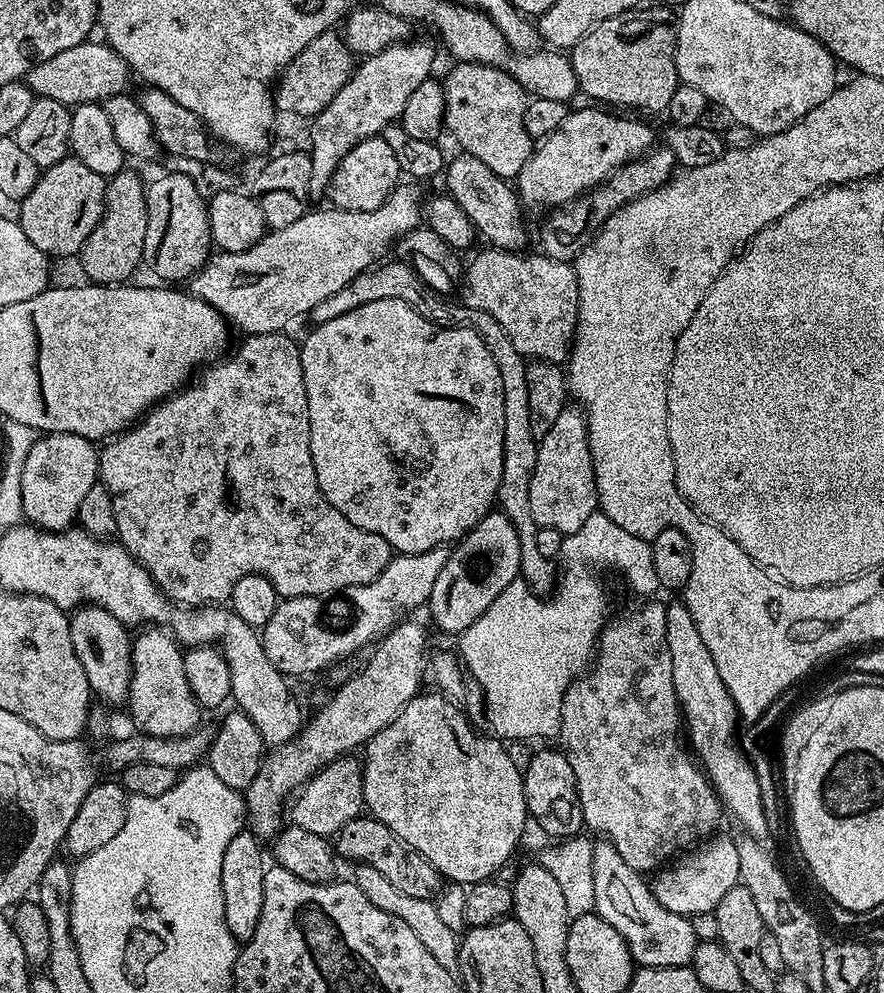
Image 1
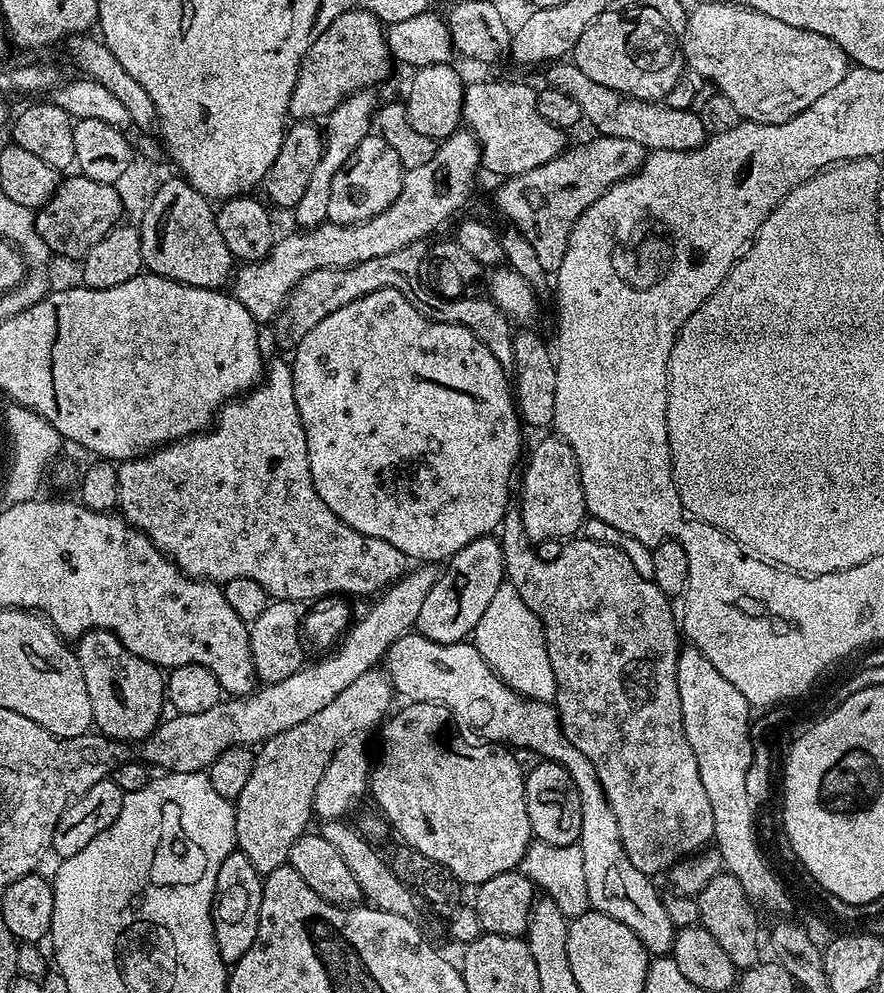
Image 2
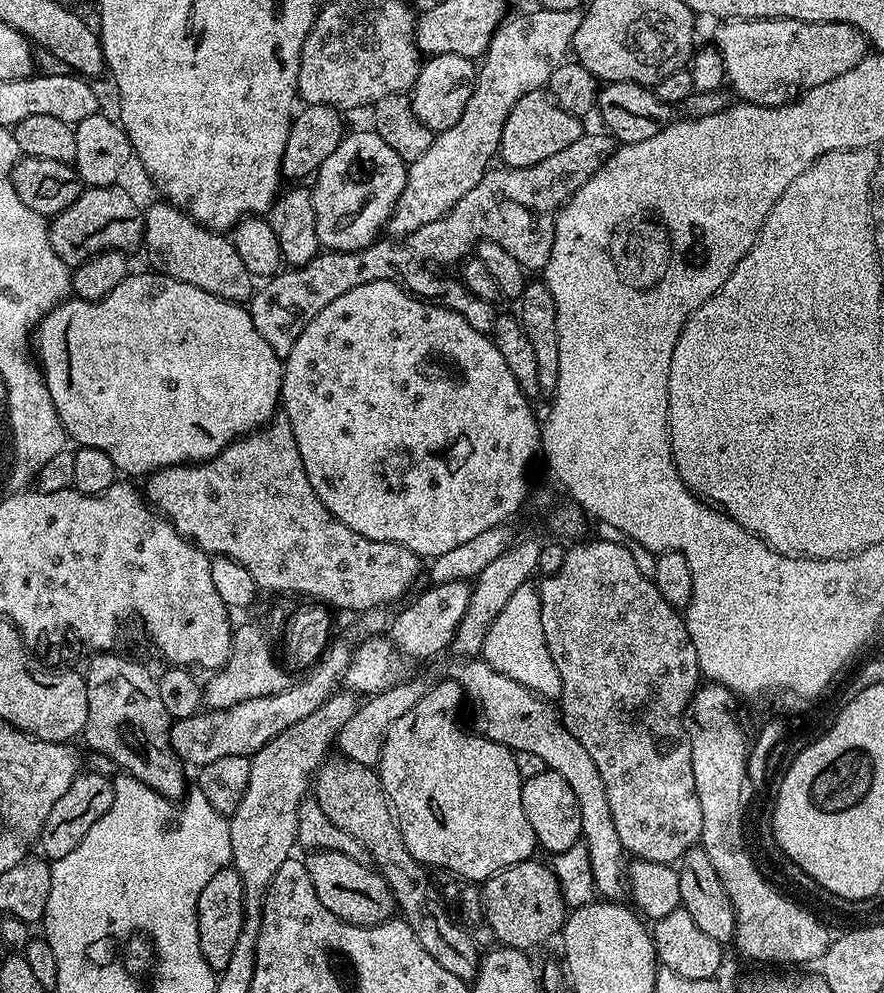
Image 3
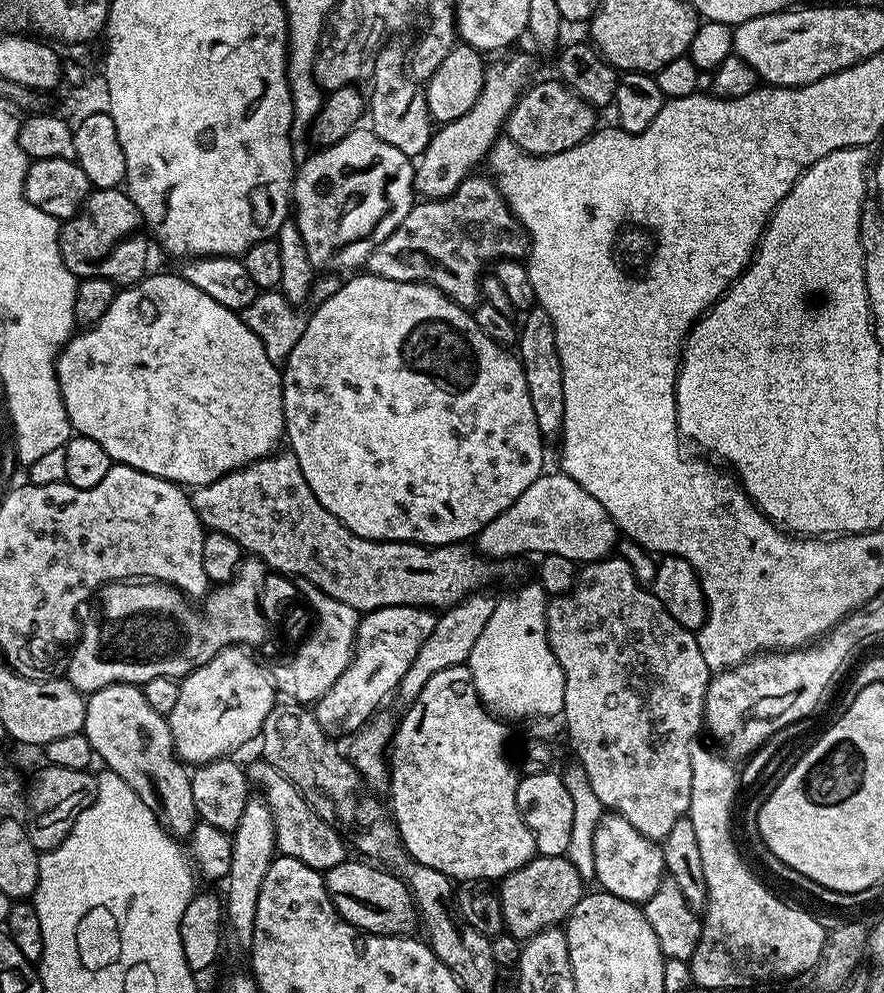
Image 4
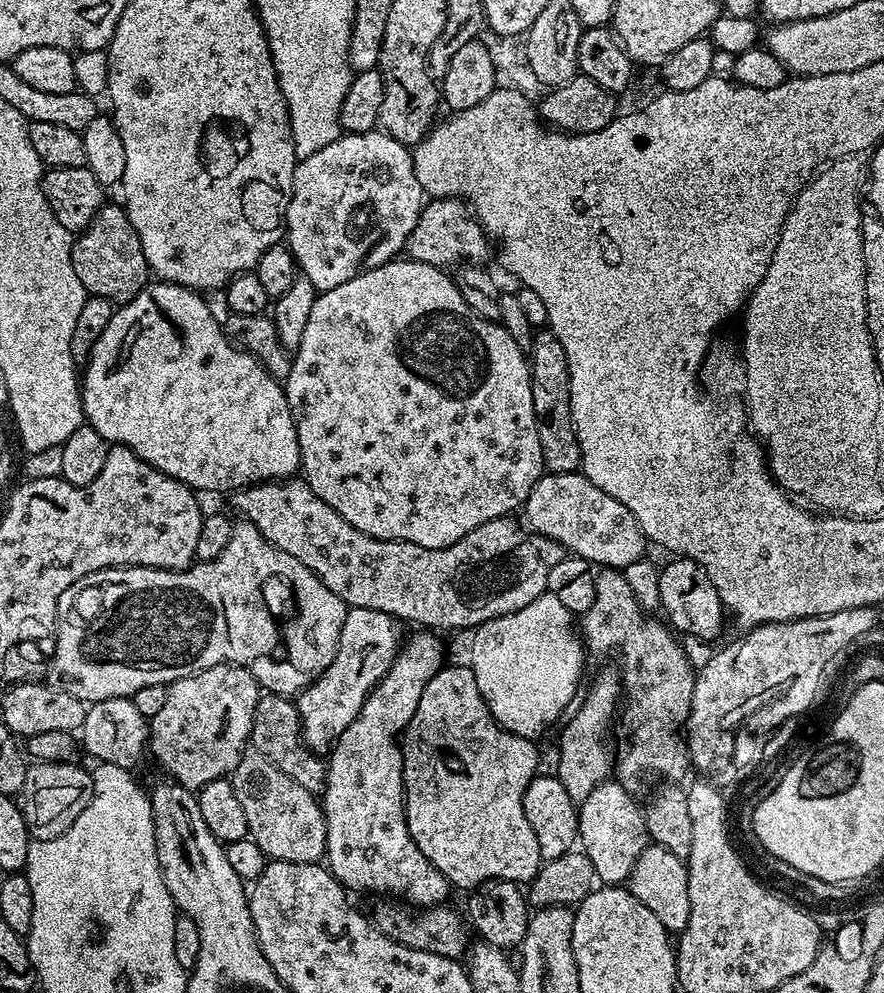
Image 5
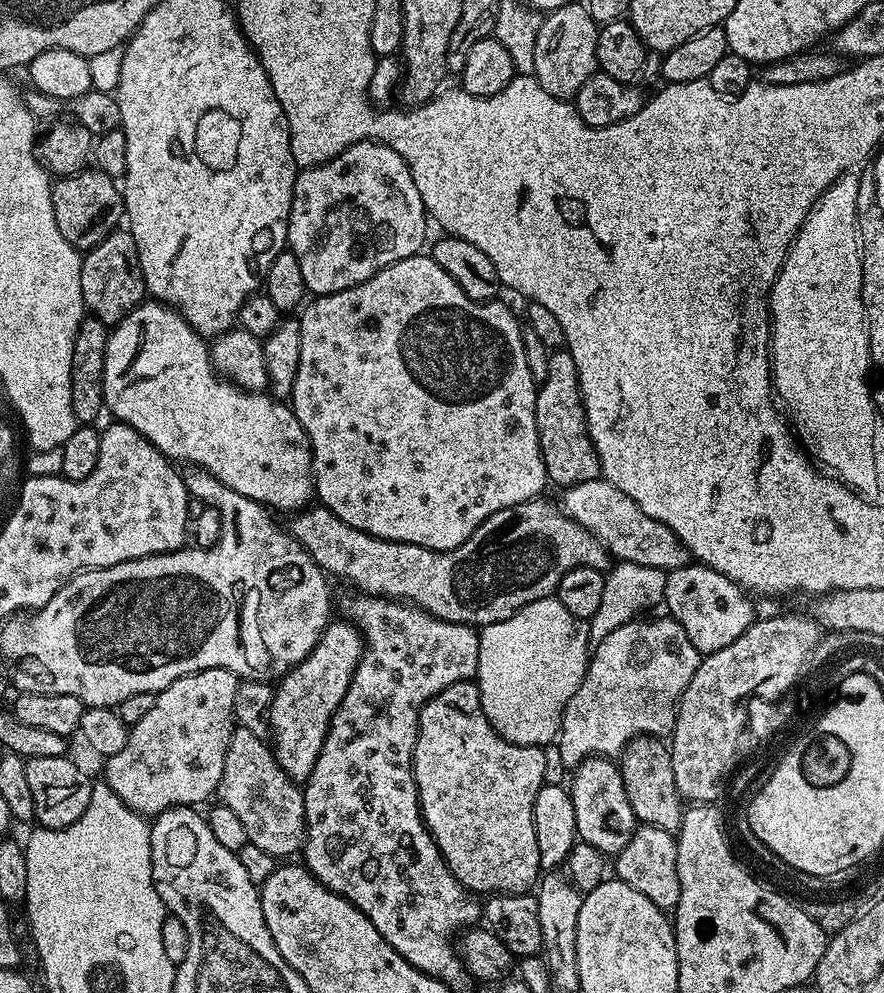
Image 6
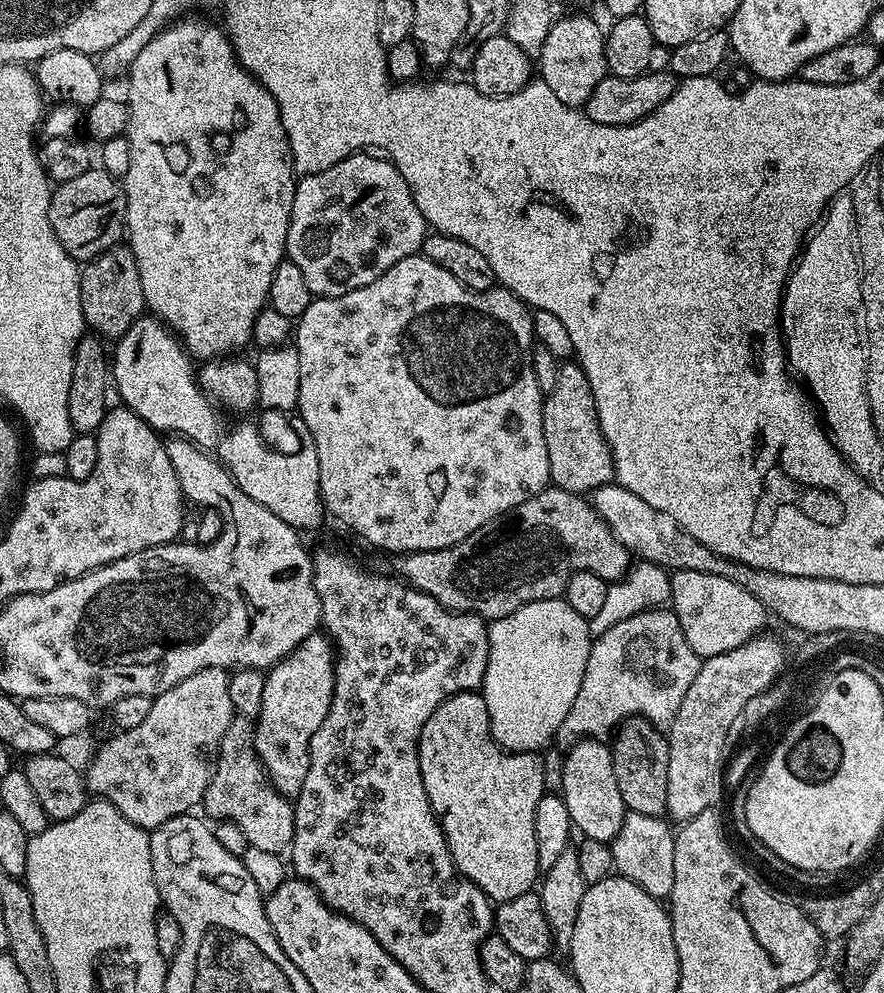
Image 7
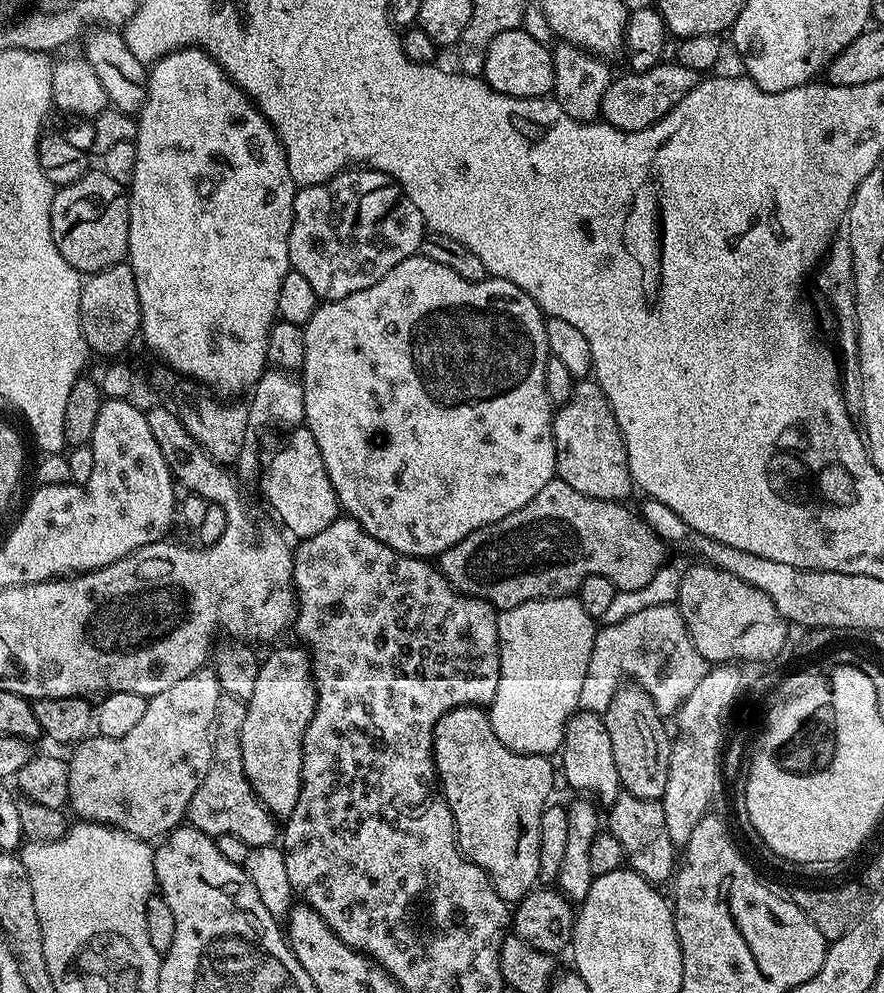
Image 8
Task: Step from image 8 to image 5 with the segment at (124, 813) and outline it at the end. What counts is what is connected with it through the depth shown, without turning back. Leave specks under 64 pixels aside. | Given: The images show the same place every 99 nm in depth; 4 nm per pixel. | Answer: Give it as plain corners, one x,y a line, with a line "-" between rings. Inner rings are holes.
219,664
213,668
207,668
197,672
194,676
187,676
181,680
176,680
173,684
167,685
168,693
166,694
166,706
162,706
162,711
154,714
150,722
150,756
153,756
166,771
169,772
171,779
184,788
198,790
215,780
222,780
231,777
232,772
238,766
240,757
244,755
250,744
252,734
252,719
254,718
254,706
258,704
258,698
262,695
262,689
256,683
254,677
248,673
246,668
240,668
237,664

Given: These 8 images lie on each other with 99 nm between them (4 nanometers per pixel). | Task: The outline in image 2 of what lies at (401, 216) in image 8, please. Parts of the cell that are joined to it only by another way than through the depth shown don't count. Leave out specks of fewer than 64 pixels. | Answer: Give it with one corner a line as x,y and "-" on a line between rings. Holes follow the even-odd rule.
370,134
360,143
334,174
334,182
330,182
330,210
328,220
333,224
360,224
364,220
382,214
398,198
398,190
402,190
405,168
398,162
398,154
394,154
391,146
378,134

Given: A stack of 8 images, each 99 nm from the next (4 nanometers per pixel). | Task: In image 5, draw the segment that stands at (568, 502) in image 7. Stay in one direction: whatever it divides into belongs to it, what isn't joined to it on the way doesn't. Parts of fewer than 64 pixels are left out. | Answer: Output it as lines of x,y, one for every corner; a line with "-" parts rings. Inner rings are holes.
303,478
249,484
231,493
230,500
244,515
241,517
260,531
262,538
266,538
278,550
290,554
290,558
298,558
302,566
309,568
323,584
330,586
330,590
338,594
338,598
342,598
349,608
385,612
396,617
397,621
409,620
416,624
412,626
424,630
475,630
502,614
530,606
534,598
548,591
550,570
566,556
566,549
561,544
539,536
537,532
529,532
519,519
511,515
482,522
482,526
470,530
470,534
458,538
458,542
445,548
427,548
405,540
379,540
350,526
342,514
326,506
326,502
322,502
322,498
310,490

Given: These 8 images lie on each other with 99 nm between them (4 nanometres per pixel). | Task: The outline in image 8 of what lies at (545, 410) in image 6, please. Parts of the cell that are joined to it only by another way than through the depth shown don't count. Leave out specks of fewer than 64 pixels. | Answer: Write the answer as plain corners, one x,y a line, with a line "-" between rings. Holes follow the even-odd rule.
580,378
573,383
568,401
555,409
552,433
559,480
590,498
627,501
627,496
634,492
634,485
626,446
610,402
595,378

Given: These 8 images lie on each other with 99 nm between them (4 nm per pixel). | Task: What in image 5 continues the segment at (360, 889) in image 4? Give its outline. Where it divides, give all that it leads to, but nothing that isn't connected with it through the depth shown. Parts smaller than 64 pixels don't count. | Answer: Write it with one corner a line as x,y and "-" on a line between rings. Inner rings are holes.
384,898
370,911
370,919
376,929
400,944
410,946
414,950
426,950
430,954
445,956
451,960
460,960
470,947
470,928
467,923
449,906
433,906
422,908
407,902
397,902
392,898

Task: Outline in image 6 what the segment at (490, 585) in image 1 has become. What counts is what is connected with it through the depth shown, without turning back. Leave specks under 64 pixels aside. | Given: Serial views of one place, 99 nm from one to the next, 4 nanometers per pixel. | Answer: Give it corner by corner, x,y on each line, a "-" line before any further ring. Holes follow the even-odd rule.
339,619
329,623
314,650
310,650
298,666
280,677
272,694
272,705
268,711
270,747
276,753
278,766
297,782
306,782
310,778
332,716
342,698
346,698
346,690
364,653
364,637
347,619

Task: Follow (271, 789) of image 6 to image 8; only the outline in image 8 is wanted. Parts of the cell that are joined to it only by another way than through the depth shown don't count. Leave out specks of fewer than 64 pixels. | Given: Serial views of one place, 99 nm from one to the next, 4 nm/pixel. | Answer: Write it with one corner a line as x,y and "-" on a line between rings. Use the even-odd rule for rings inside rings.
221,695
216,711
214,763
204,783
198,786
194,798
190,798
186,820
191,827
202,830
207,836
215,838
222,834
234,834
242,838
249,848
257,848
277,843
278,820
256,797
256,791
250,786
242,766
242,724
246,722
247,709
245,701

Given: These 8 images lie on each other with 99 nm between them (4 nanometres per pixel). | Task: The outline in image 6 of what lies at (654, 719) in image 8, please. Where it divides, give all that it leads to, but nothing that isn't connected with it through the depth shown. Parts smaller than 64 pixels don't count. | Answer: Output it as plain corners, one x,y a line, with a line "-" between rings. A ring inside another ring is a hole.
636,736
621,750
618,767
626,786
630,810
634,810
637,821
640,824
658,826
658,830
679,833
686,804
675,786
669,745
659,736

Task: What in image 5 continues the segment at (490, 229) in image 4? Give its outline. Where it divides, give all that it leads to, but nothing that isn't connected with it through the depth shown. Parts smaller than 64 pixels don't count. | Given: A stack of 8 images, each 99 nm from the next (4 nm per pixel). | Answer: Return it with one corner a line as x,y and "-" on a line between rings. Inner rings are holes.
432,198
421,207
420,217
406,245
406,256
435,268
447,269
448,264
456,266
461,262
487,261
488,244
490,238
465,201
459,198

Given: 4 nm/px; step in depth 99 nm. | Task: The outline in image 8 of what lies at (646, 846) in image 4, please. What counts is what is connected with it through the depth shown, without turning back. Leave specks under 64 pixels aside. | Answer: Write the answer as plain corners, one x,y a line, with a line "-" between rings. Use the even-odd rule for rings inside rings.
583,710
573,712
564,728
564,743
558,759
564,763
562,780
565,780
576,794
591,794
604,806
611,806
617,796
621,795
618,766
614,766
614,750
610,750
610,734
597,713

